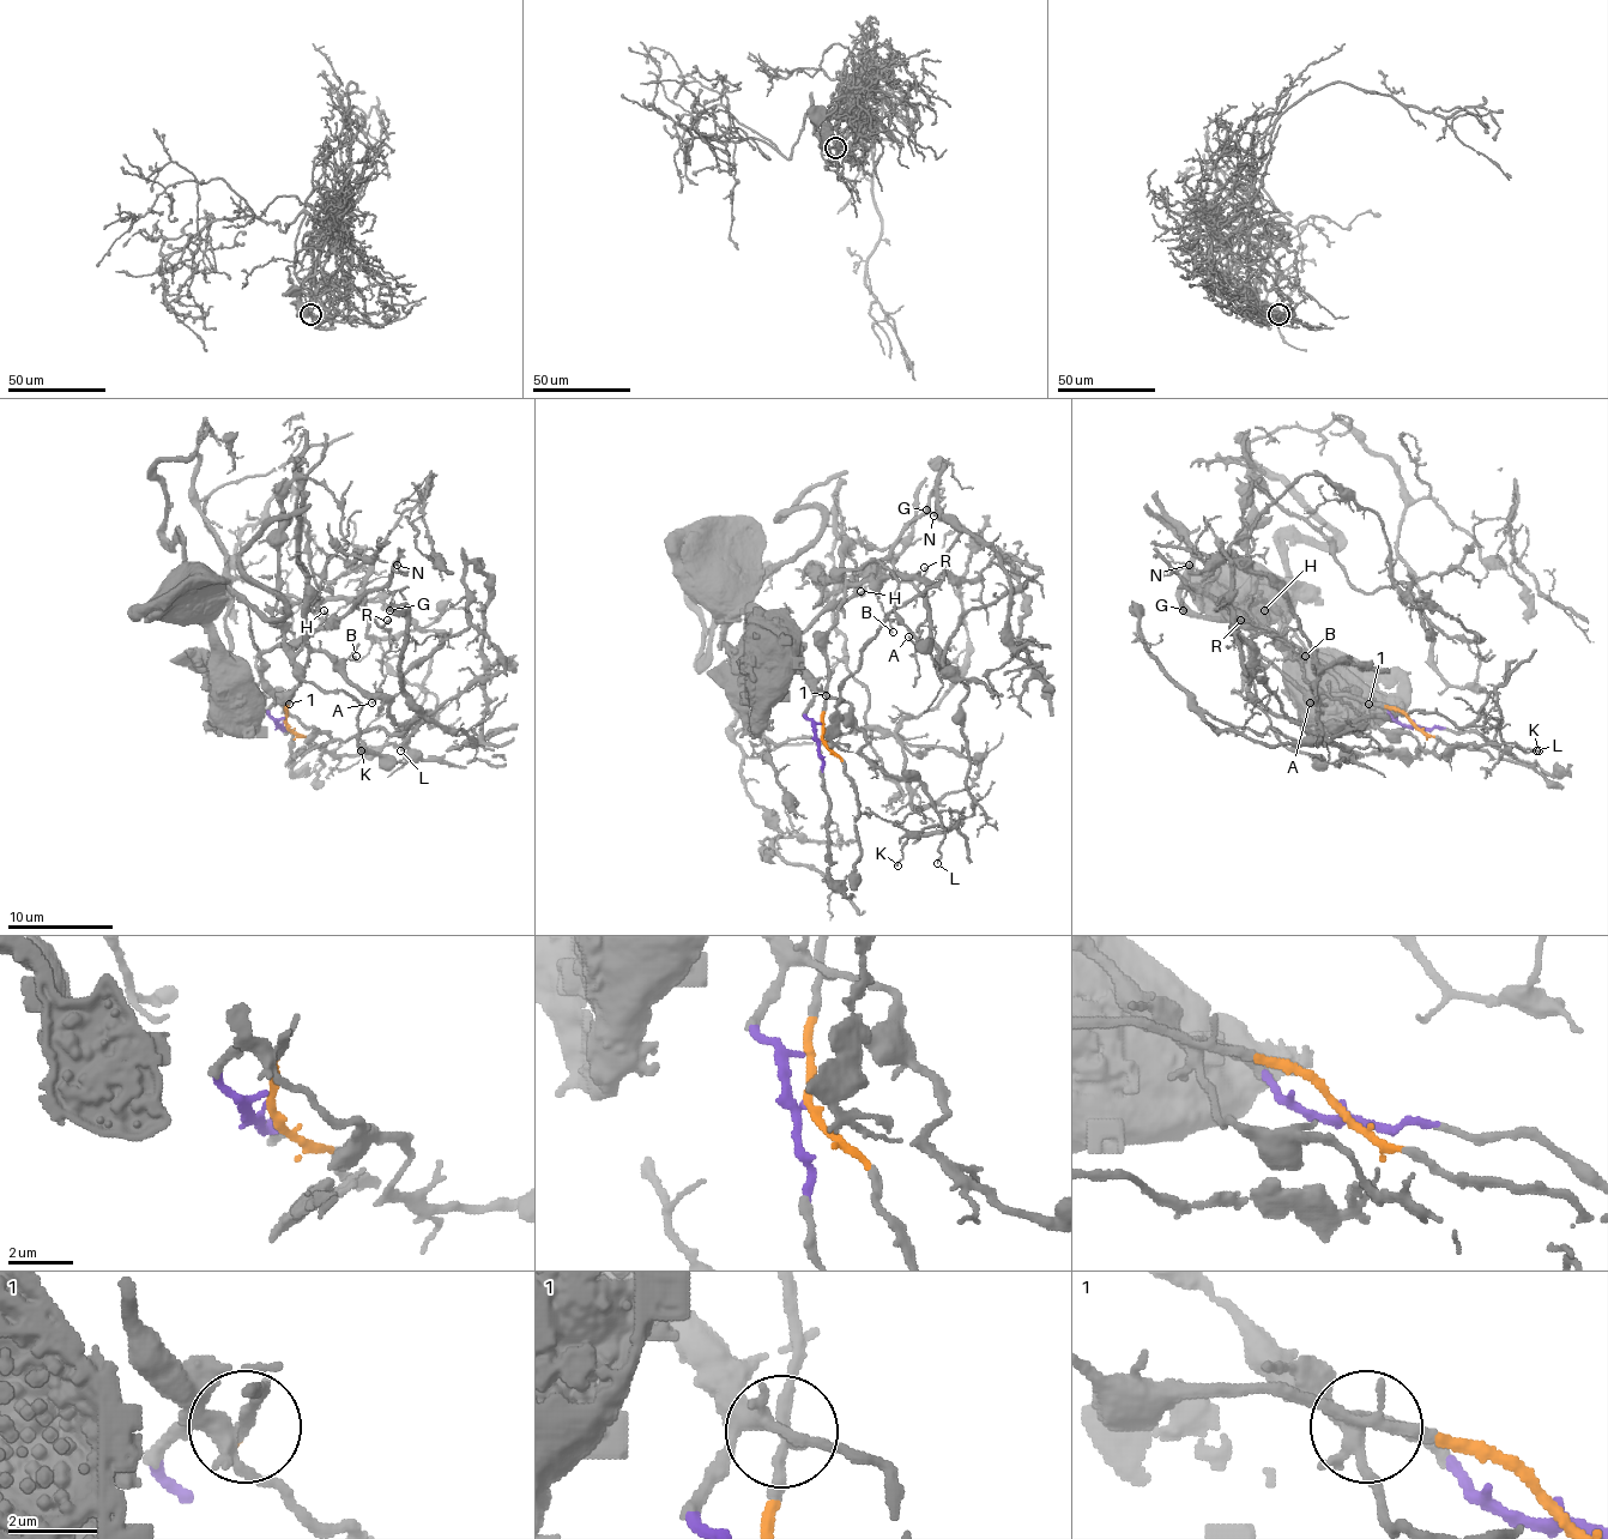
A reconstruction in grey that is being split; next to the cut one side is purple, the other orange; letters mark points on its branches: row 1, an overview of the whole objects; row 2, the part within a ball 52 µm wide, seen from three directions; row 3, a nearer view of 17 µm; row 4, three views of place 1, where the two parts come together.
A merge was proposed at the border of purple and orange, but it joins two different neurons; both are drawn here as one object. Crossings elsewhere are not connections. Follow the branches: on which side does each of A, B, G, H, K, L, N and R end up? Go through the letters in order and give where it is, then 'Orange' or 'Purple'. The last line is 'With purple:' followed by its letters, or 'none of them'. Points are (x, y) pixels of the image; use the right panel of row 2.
A: Place: (1310, 702). Purple
B: Place: (1305, 656). Orange
G: Place: (1183, 610). Purple
H: Place: (1264, 610). Purple
K: Place: (1539, 750). Purple
L: Place: (1536, 750). Purple
N: Place: (1189, 565). Purple
R: Place: (1240, 620). Purple
With purple: A, G, H, K, L, N, R

